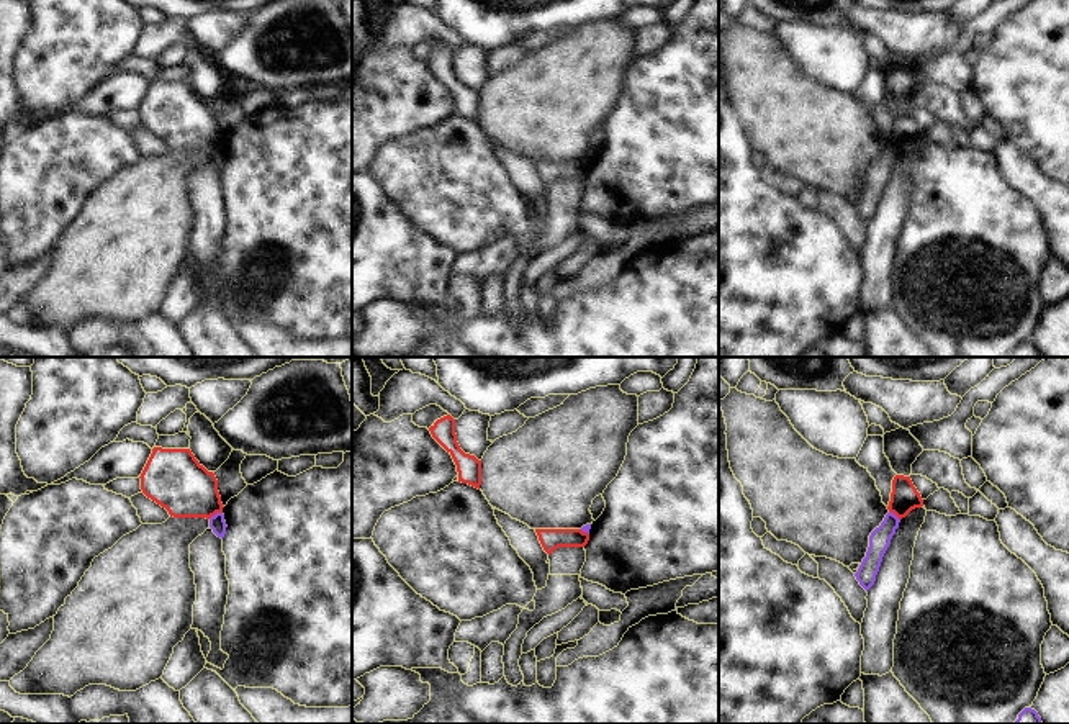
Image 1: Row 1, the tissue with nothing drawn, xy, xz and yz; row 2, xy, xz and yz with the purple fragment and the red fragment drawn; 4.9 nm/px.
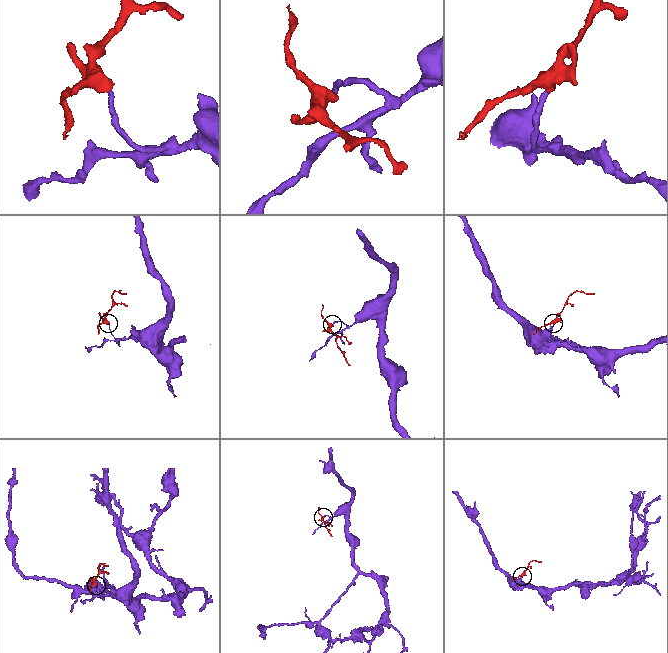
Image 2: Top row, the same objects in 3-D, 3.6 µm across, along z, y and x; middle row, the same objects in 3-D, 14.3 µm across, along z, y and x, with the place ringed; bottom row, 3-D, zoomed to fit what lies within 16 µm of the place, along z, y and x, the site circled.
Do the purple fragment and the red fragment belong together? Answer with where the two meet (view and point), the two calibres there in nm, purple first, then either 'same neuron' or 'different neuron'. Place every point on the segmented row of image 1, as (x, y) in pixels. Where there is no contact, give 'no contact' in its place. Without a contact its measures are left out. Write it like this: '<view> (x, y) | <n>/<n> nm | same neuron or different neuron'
xy (216, 513) | 80/280 nm | different neuron

